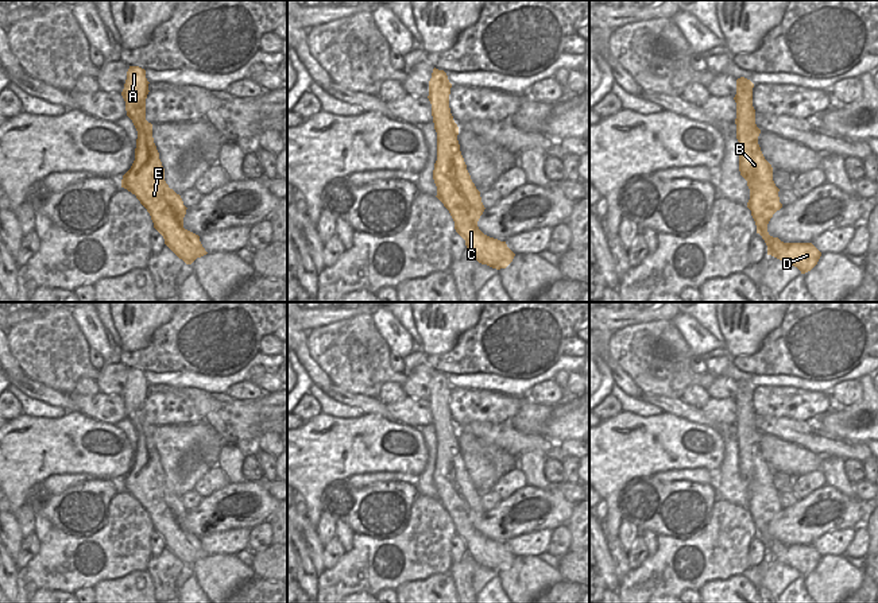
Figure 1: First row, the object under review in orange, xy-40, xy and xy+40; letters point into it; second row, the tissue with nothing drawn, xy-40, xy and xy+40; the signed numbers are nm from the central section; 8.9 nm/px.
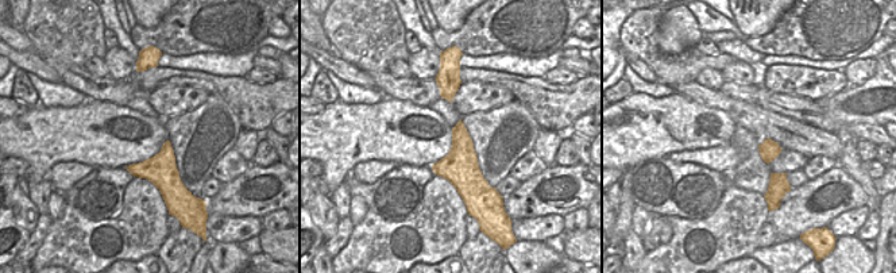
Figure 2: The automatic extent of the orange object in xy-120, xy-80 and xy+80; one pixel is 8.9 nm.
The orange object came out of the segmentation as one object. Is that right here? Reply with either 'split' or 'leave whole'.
leave whole

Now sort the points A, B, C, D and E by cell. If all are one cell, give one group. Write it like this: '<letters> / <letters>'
A B C D E

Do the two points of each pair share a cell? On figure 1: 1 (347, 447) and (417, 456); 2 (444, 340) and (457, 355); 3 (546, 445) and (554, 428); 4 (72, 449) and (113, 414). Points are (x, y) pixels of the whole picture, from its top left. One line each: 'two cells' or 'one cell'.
1: one cell
2: two cells
3: two cells
4: two cells

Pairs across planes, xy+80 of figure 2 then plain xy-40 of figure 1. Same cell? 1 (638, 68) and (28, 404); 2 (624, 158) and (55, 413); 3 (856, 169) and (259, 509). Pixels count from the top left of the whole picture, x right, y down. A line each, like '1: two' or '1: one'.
1: two
2: two
3: two

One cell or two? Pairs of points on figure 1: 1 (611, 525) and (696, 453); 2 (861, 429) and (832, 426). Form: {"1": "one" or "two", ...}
{"1": "one", "2": "one"}

